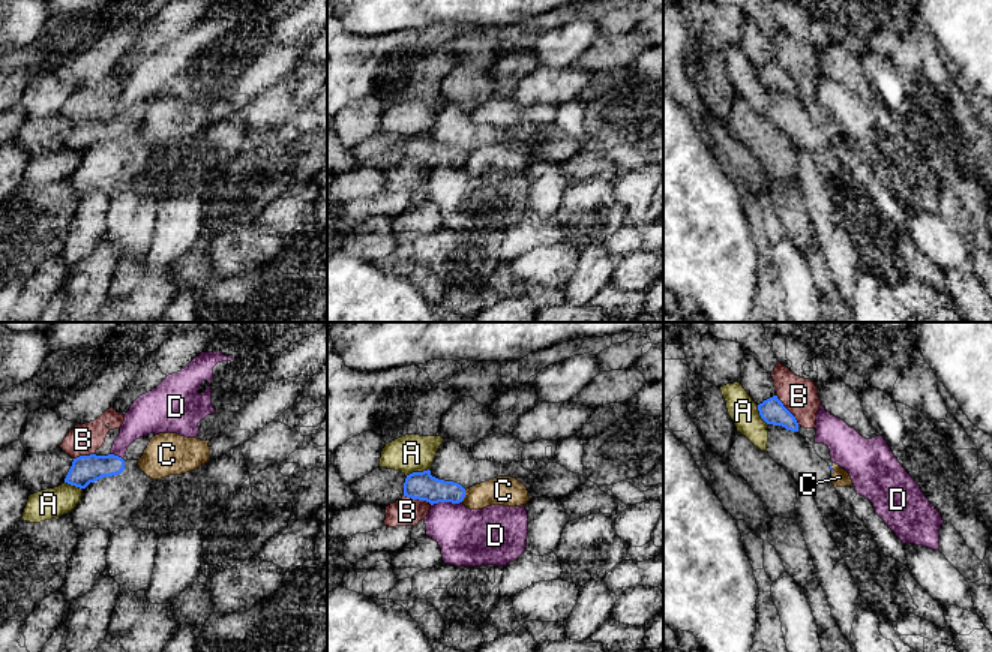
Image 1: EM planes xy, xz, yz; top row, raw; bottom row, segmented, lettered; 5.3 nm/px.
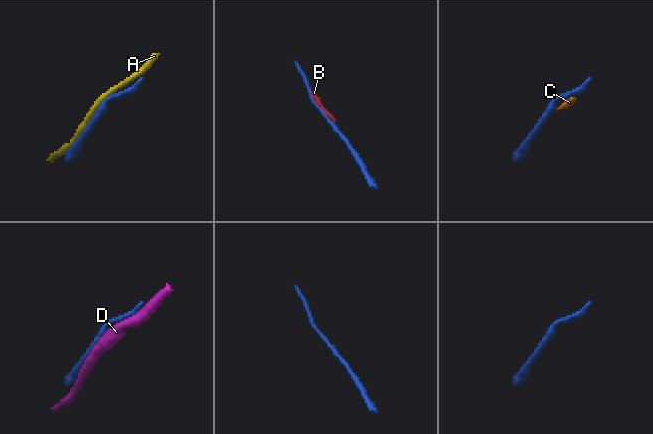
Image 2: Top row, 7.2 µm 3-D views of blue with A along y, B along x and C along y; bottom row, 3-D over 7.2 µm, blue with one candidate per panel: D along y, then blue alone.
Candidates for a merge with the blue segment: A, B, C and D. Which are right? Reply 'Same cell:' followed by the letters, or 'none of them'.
Same cell: none of them

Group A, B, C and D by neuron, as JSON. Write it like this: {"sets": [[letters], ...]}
{"sets": [["A"], ["B"], ["C"], ["D"]]}

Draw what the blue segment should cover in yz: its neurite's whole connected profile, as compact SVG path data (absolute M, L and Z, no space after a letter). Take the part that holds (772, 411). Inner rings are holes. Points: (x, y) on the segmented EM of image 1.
M777 396L759 403L758 411L767 424L782 426L786 430L798 432L798 423L795 417L783 406Z

